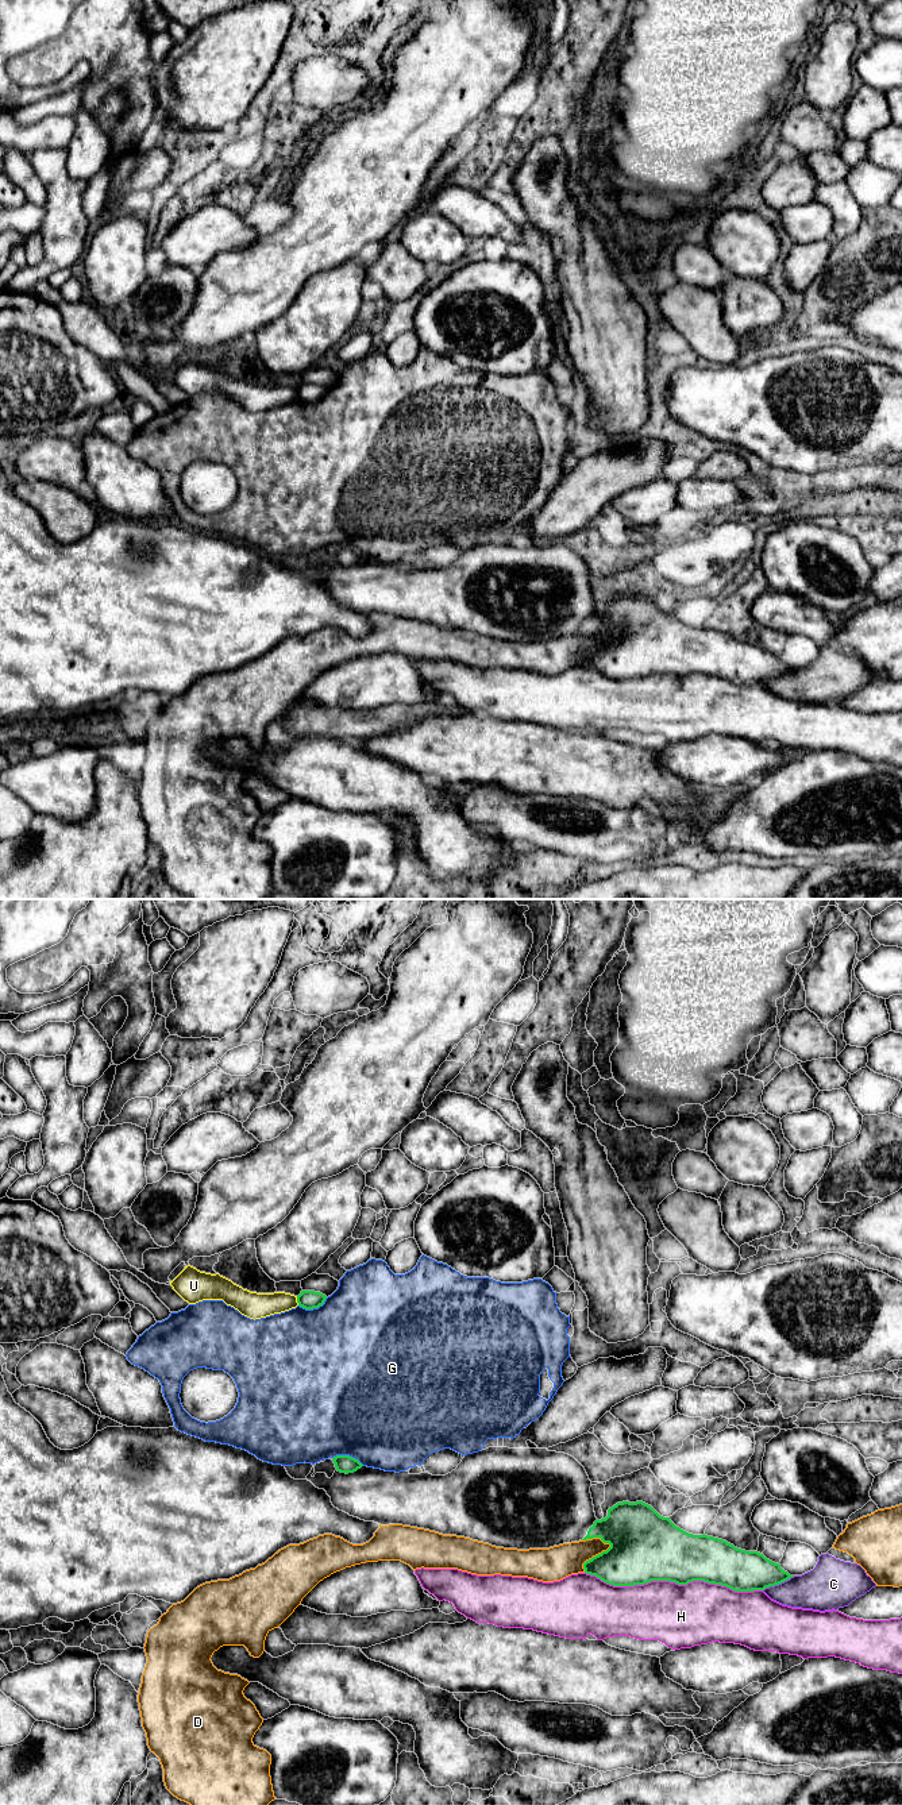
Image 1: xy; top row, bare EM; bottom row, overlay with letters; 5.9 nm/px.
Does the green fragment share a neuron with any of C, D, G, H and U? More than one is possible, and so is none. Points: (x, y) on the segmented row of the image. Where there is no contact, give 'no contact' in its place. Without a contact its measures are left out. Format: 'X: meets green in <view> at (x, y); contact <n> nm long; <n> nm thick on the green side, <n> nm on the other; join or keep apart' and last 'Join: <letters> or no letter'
C: meets green in xy at (778, 1584); contact 220 nm long; 240 nm thick on the green side, 260 nm on the other; keep apart
D: meets green in xy at (598, 1554); contact 240 nm long; 380 nm thick on the green side, 200 nm on the other; keep apart
G: meets green in xy at (313, 1307); contact 180 nm long; 110 nm thick on the green side, 480 nm on the other; keep apart
H: meets green in xy at (674, 1581); contact 1050 nm long; 400 nm thick on the green side, 380 nm on the other; keep apart
U: meets green in xy at (297, 1300); contact 60 nm long; 110 nm thick on the green side, 150 nm on the other; keep apart
Join: no letter

